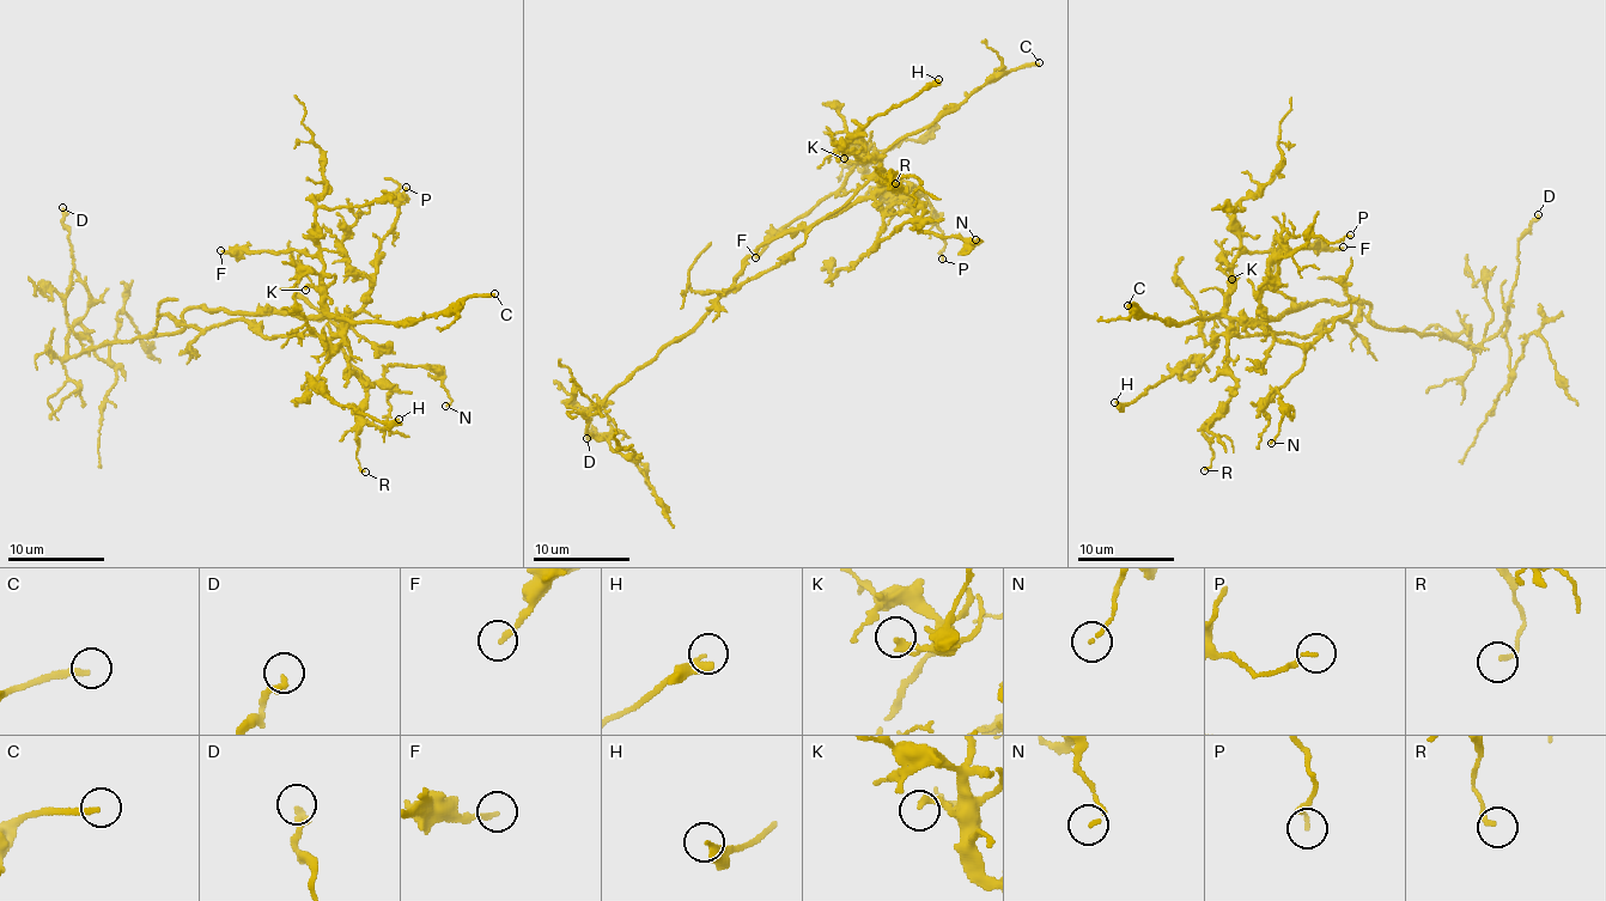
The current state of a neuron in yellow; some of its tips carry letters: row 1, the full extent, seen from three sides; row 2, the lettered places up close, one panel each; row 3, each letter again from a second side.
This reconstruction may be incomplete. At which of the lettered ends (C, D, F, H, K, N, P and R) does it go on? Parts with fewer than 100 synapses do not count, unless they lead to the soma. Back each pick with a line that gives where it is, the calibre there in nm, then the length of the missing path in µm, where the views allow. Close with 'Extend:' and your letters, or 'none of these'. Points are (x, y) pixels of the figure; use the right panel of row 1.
C: (1127, 305) | 240 nm | 50 µm
Extend: C

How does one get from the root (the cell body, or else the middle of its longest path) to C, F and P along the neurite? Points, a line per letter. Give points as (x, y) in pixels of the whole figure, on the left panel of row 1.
C: (216, 312), (223, 309), (253, 315), (274, 311), (400, 324), (461, 305), (470, 297), (494, 293)
F: (216, 312), (342, 317), (327, 311), (318, 257), (296, 249), (220, 250)
P: (216, 312), (348, 320), (363, 306), (381, 239), (396, 220), (396, 205), (402, 198), (407, 200), (406, 187)

